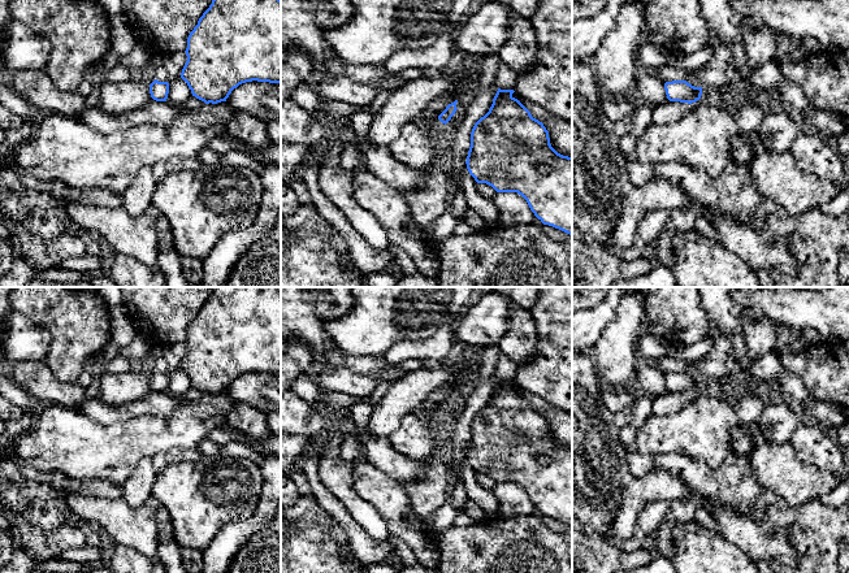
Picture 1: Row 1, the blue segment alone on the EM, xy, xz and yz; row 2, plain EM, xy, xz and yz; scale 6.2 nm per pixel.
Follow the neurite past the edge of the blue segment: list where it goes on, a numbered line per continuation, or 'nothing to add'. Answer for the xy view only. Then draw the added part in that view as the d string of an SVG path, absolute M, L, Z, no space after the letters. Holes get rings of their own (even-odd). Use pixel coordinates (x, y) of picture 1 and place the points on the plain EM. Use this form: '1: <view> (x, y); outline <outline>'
nothing to add

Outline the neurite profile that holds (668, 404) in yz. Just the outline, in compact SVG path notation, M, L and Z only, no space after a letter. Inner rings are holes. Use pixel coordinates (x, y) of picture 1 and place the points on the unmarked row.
M666 392L663 396L653 398L653 413L658 416L672 416L684 408L690 399L688 394Z

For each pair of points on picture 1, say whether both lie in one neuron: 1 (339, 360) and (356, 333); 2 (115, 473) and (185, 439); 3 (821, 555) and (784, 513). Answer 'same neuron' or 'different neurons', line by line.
1: different neurons
2: same neuron
3: same neuron

